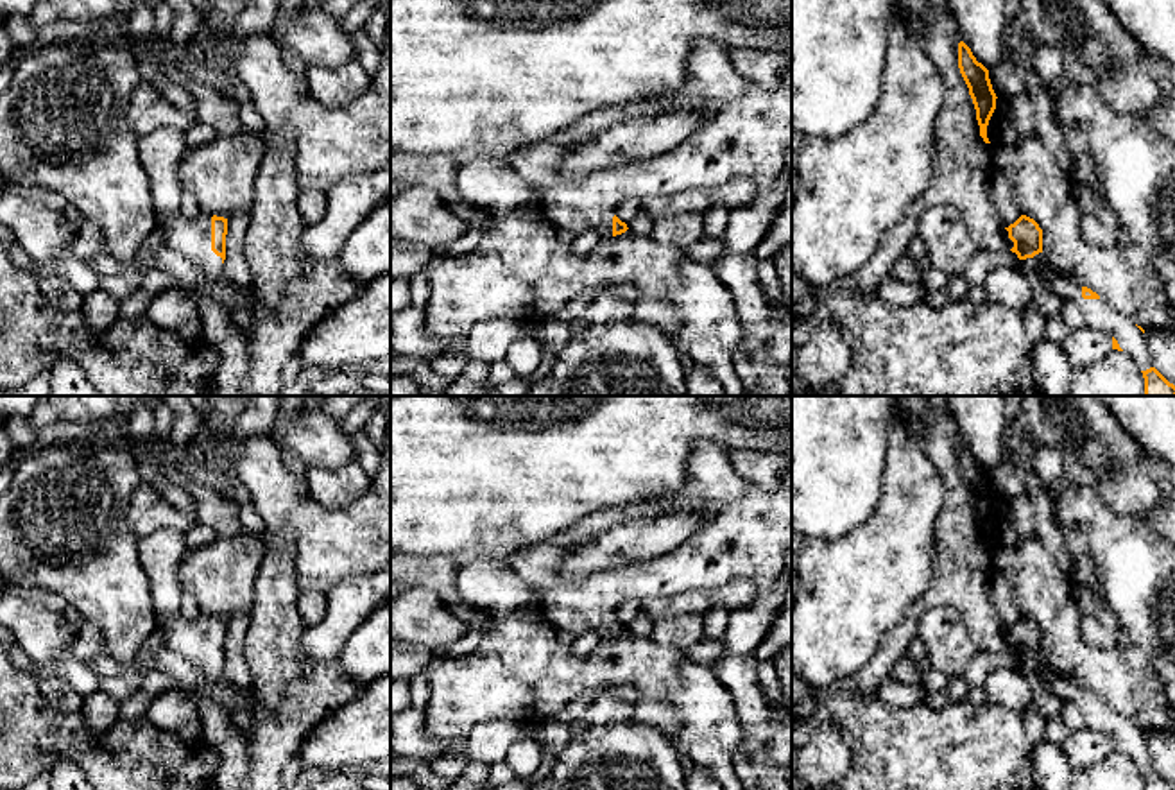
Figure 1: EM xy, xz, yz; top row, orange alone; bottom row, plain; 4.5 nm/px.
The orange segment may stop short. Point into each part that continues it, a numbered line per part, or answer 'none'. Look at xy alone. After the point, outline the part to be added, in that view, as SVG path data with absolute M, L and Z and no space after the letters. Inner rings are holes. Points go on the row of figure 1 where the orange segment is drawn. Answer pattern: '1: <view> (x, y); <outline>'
1: xy (188, 237); M174 213L159 229L163 244L193 263L201 276L220 278L222 258L211 251L211 215L184 219Z

